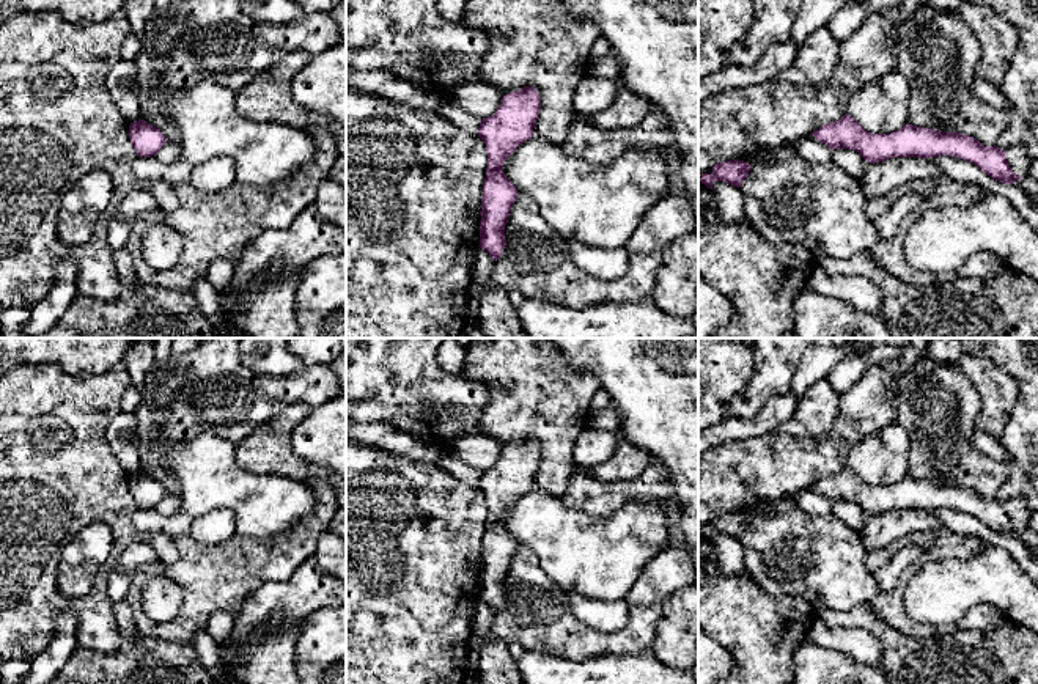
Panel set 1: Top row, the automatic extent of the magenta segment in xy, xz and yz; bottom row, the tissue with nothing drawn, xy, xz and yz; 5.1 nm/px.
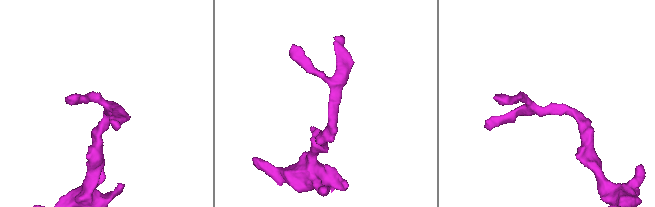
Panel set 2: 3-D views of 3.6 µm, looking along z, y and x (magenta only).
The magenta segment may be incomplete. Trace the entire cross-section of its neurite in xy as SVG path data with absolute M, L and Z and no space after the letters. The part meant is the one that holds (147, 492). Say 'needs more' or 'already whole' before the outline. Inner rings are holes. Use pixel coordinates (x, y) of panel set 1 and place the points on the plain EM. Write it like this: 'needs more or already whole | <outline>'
already whole | M143 472L131 475L129 491L138 509L156 508L157 503L167 495L165 487Z

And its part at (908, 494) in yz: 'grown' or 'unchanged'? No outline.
grown

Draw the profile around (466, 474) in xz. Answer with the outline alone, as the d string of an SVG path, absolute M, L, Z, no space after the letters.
M349 423L346 425L346 437L396 456L436 464L461 483L478 487L480 470L458 459L447 450L425 445L387 423Z

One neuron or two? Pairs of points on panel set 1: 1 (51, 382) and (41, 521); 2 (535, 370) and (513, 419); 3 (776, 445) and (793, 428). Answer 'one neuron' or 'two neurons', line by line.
1: one neuron
2: one neuron
3: two neurons

